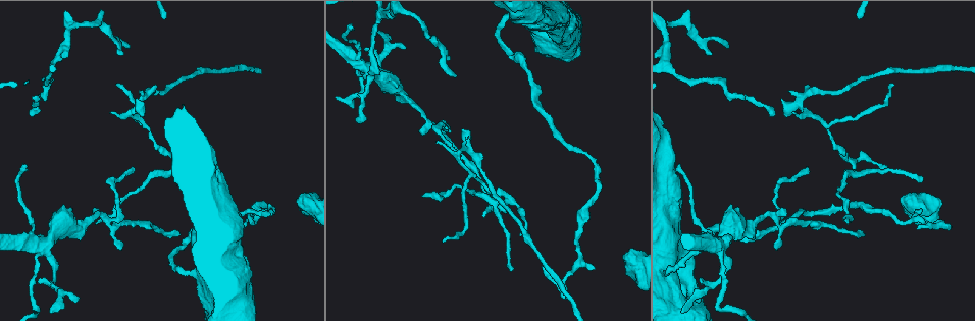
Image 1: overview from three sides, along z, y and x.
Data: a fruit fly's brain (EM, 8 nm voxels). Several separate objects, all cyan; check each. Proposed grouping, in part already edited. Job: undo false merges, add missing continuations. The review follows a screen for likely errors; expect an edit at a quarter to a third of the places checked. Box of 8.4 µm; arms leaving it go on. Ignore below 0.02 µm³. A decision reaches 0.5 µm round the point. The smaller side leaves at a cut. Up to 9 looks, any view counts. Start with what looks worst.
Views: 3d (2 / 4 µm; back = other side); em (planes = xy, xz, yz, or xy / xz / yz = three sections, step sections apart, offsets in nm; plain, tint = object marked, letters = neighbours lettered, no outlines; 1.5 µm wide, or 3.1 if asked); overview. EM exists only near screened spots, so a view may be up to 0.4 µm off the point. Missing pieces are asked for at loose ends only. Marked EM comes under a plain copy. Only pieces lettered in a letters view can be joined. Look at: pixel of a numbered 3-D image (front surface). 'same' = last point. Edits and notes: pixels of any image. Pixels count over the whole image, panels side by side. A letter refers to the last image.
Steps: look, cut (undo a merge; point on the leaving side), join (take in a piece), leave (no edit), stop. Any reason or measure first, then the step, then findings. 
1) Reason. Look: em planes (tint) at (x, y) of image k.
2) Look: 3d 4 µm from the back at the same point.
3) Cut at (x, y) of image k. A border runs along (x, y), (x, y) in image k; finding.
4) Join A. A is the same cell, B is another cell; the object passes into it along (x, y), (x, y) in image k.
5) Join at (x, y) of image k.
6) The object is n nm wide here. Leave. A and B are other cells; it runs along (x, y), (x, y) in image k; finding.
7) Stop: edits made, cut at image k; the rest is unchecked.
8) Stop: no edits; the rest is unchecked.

Branch stops here. Look: 3d 4 µm at (303, 199) of image 1.

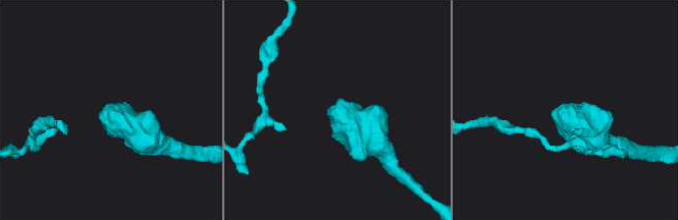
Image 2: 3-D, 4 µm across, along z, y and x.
Look: em planes (letters) at (337, 99) of image 2.

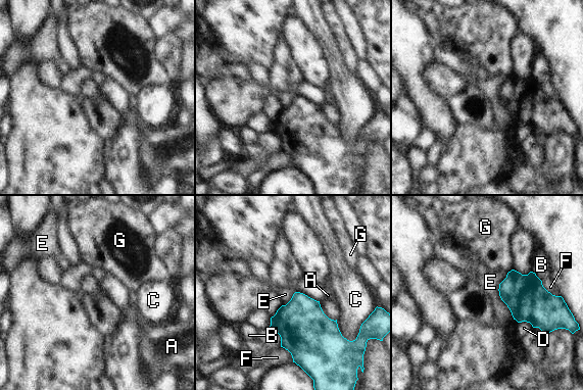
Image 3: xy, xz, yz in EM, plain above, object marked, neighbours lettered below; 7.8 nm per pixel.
Leave. A, B, C, D, E, F and G are other cells; a border runs along (506, 273), (498, 295), (514, 318) in image 3; no lettered piece goes on from it.

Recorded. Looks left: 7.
Thin end. Look: em xy step 4 (letters) at (449, 59) of image 1.

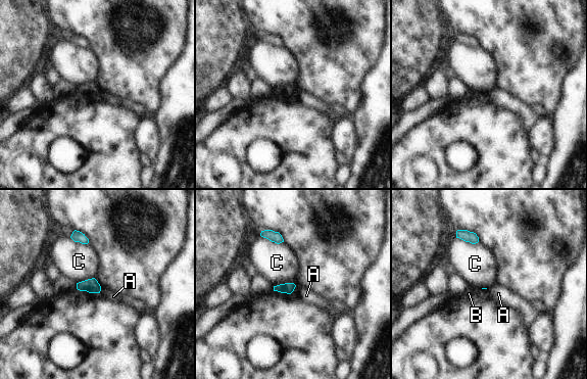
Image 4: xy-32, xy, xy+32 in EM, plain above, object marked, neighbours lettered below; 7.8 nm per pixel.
Leave. A, B and C are other cells; a border runs along (296, 286), (290, 293) in image 4; none of them fits.

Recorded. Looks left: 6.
Thin end. Look: 3d 4 µm from the back at (351, 27) of image 1.

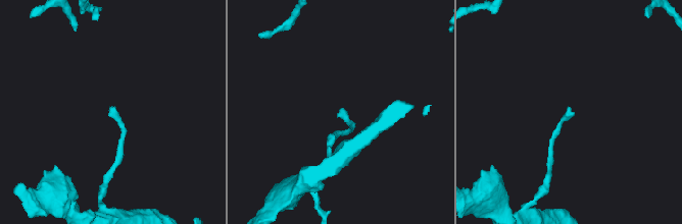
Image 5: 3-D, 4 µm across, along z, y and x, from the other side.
Now the EM. Look: em xy step 8 (tint) at (109, 107) of image 5.

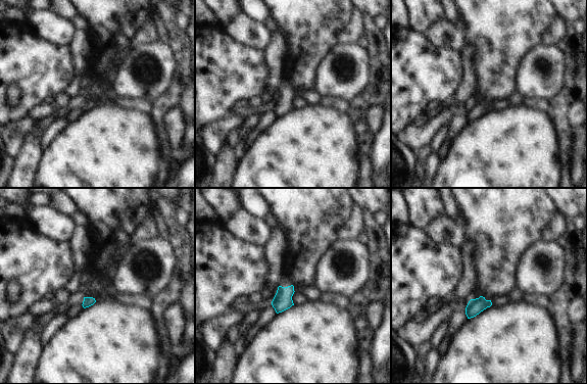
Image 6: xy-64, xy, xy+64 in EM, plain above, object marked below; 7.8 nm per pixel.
Look: em planes (letters) at the same point.

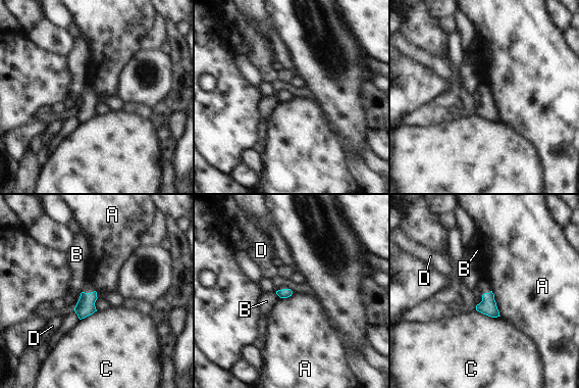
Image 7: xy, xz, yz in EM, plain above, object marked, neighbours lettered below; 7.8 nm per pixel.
Leave. A, B, C and D are other cells; a border runs along (491, 290), (501, 316) in image 7; none of them fits.

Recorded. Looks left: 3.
End of a long branch. Look: 3d 4 µm from the back at (31, 114) of image 1.

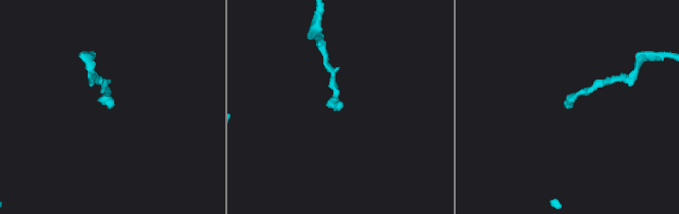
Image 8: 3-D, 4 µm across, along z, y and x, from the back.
Now the EM. Look: em planes (letters) at (341, 109) of image 8.

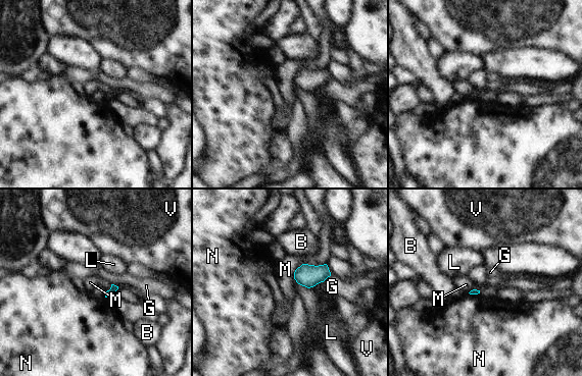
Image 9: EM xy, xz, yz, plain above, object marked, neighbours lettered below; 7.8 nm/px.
The longest contact is with G, 200 nm. Leave. B, G, L, M, N and V are other cells; no lettered piece goes on from it.

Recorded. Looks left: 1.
Stop: no edits; the rest is unchecked.

